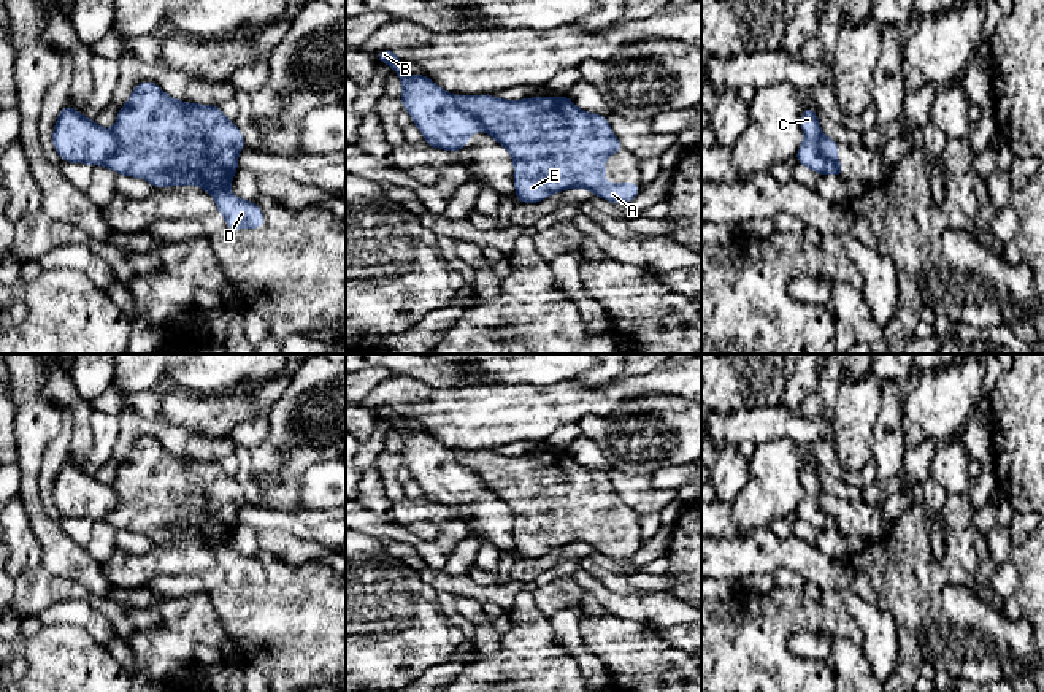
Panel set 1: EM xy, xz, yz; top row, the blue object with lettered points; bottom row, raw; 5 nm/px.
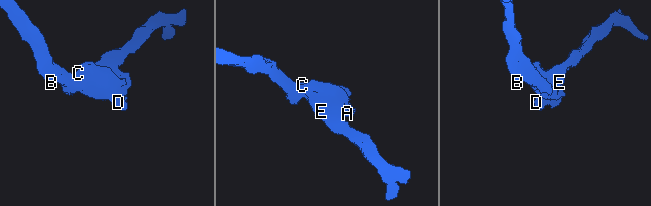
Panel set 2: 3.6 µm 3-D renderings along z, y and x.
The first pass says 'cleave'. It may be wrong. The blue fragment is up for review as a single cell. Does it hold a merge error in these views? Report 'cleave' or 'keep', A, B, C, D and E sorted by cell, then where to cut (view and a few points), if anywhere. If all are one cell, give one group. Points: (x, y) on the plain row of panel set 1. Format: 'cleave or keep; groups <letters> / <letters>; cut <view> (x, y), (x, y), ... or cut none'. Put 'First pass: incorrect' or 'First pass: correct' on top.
First pass: correct
cleave; groups A C D E / B; cut yz (821, 491), (817, 505), (832, 519), (833, 529)

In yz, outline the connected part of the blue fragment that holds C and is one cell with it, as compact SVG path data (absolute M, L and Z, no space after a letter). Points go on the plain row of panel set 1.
M811 462L803 463L801 470L803 500L796 506L796 517L816 527L817 530L833 530L833 519L828 517L819 506L819 494L822 484L816 467Z

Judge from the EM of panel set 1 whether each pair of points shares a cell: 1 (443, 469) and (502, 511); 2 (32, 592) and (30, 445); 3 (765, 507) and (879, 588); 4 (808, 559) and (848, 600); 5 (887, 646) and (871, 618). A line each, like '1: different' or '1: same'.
1: same
2: different
3: different
4: different
5: same

